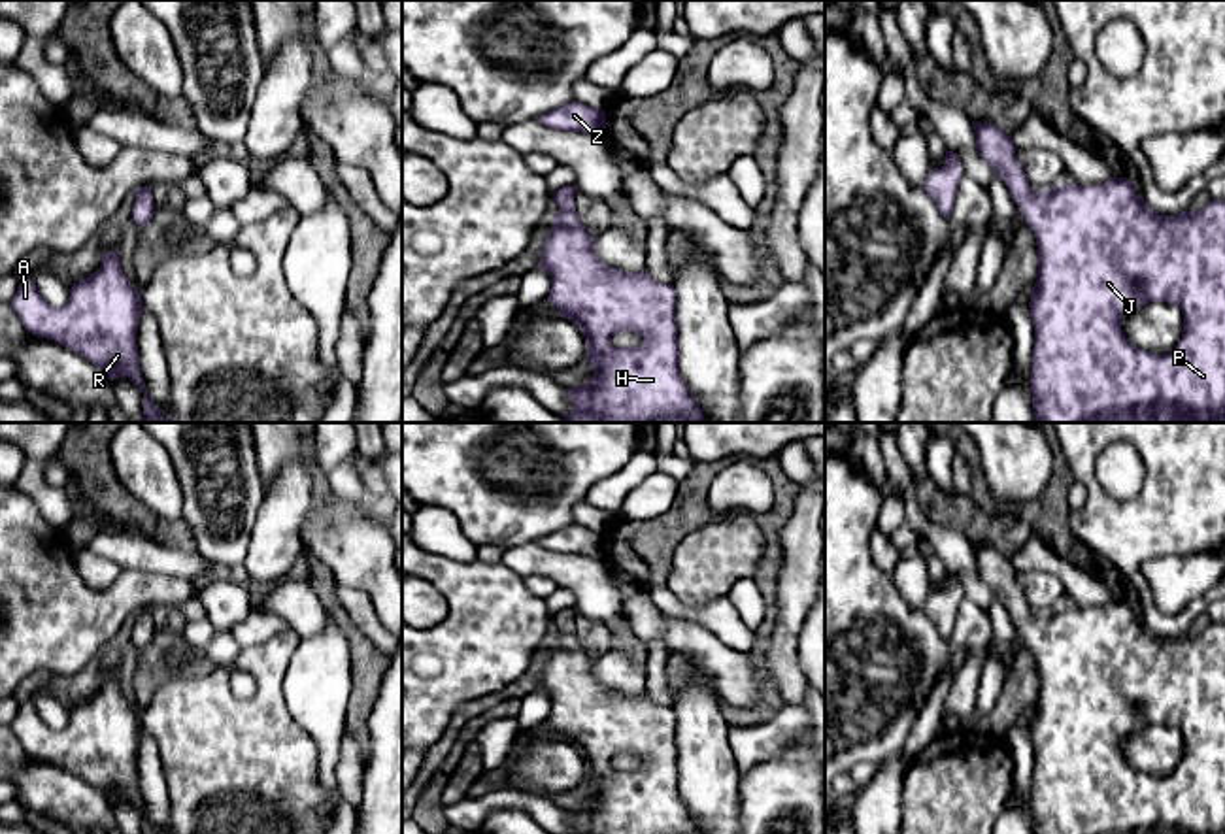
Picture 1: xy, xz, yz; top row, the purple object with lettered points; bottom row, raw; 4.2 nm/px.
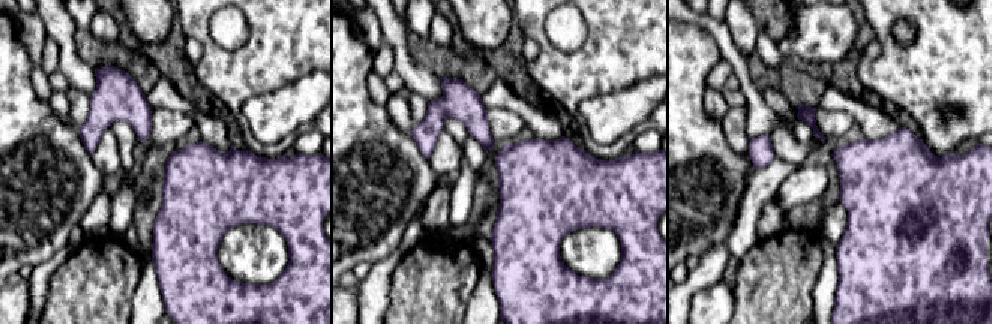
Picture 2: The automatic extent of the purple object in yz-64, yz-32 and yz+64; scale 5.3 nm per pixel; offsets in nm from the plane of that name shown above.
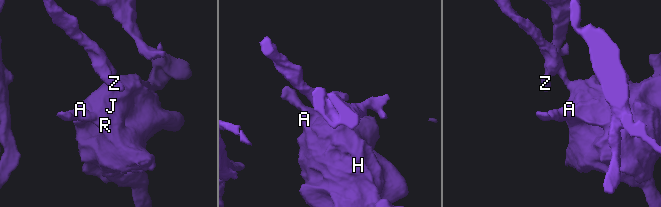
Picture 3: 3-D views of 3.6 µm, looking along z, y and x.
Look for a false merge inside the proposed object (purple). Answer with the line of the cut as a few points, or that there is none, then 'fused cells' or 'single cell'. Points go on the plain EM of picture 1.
no cut; single cell

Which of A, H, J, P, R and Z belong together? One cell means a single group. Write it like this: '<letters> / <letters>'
A H J P R Z

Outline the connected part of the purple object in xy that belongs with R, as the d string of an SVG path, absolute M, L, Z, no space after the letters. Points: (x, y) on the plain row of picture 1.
M117 672L102 677L94 696L74 706L66 728L49 728L34 704L25 702L17 709L11 730L28 755L83 777L108 802L126 798L143 815L143 834L160 834L149 823L140 792L136 751L143 723L123 696Z

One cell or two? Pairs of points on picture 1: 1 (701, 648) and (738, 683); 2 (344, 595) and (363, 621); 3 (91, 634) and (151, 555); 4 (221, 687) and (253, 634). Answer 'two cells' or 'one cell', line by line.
1: one cell
2: one cell
3: two cells
4: two cells

